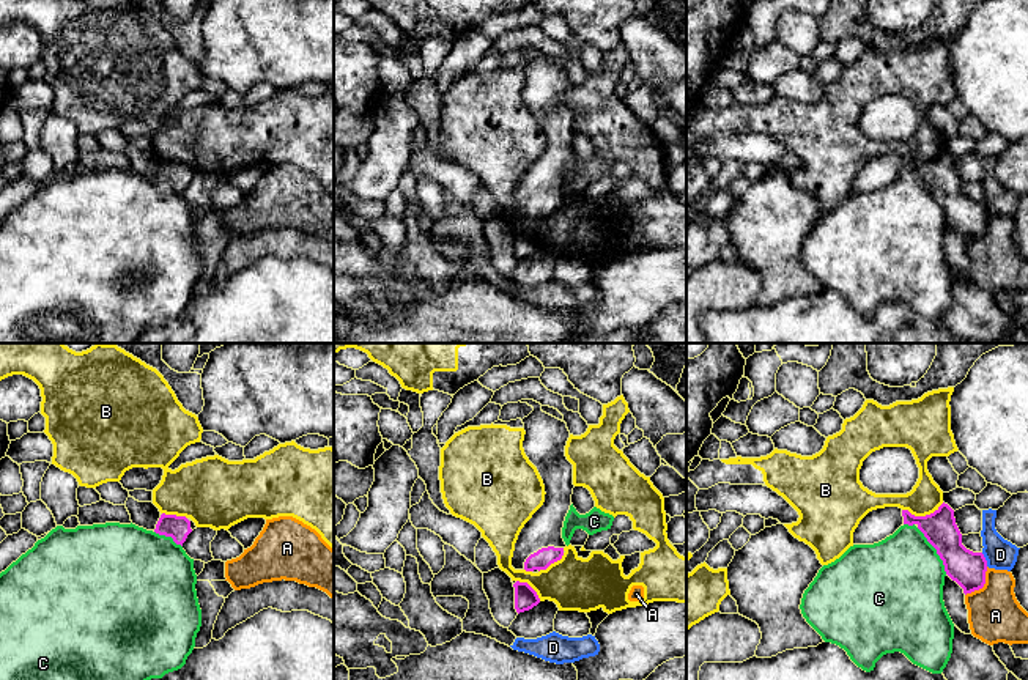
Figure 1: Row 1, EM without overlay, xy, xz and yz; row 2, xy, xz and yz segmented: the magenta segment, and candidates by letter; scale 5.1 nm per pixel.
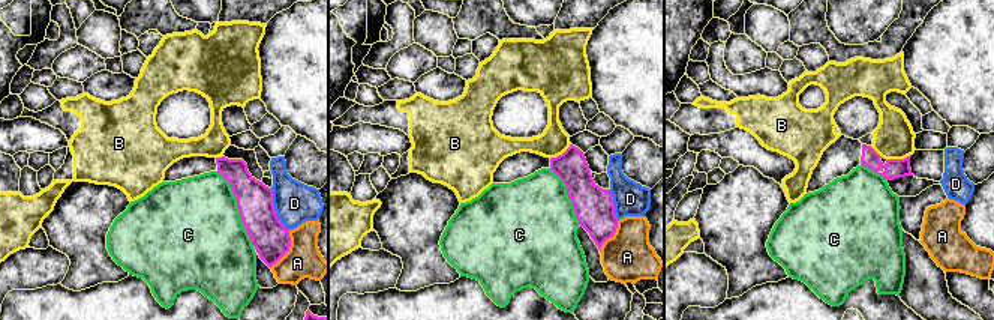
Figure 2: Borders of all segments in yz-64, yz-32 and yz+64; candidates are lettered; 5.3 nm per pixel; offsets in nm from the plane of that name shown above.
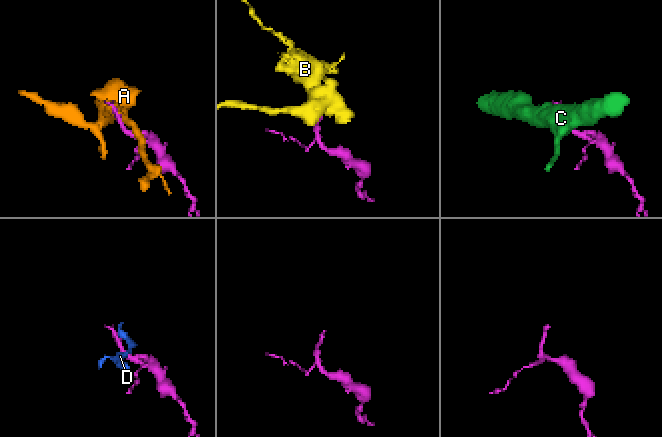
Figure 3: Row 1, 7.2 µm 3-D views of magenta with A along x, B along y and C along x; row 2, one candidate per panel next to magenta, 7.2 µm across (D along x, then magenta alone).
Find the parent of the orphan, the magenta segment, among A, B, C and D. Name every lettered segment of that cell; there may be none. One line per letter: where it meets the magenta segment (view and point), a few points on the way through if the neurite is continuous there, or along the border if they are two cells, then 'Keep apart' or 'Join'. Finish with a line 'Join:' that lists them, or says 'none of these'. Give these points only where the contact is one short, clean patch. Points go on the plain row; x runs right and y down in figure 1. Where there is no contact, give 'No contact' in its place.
A: Touches magenta at yz (983, 233). Keep apart
B: Touches magenta at yz (923, 164). Boundary: yz (943, 150), (924, 162), (912, 162), (902, 158). Keep apart
C: Touches magenta at yz (937, 199). Keep apart
D: Touches magenta at yz (984, 206). Boundary: yz (981, 200), (987, 213). Keep apart
Join: none of these

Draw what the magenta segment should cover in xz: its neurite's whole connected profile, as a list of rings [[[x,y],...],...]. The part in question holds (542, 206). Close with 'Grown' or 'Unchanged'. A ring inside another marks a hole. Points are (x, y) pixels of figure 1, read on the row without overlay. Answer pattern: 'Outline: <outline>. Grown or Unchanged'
Outline: [[[521,47],[534,55],[523,66],[523,96],[537,115],[545,132],[545,150],[521,176],[515,190],[512,214],[515,217],[546,217],[564,203],[562,186],[565,164],[571,153],[573,112],[565,104],[570,85],[567,71],[543,60],[534,47]]]. Grown

